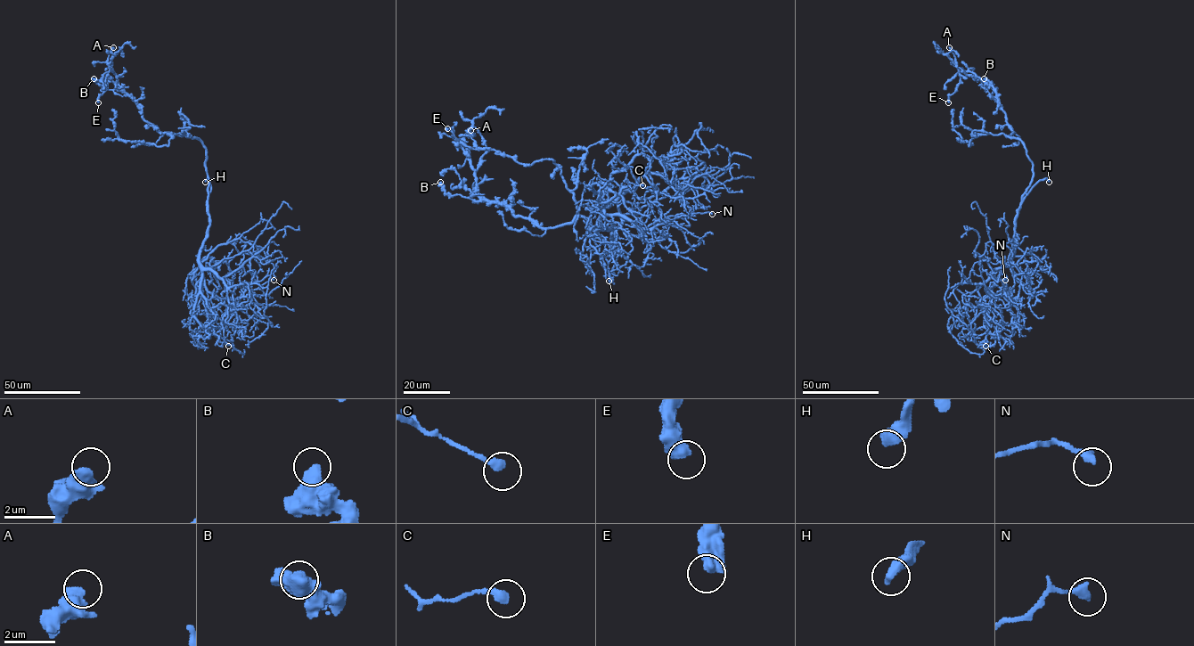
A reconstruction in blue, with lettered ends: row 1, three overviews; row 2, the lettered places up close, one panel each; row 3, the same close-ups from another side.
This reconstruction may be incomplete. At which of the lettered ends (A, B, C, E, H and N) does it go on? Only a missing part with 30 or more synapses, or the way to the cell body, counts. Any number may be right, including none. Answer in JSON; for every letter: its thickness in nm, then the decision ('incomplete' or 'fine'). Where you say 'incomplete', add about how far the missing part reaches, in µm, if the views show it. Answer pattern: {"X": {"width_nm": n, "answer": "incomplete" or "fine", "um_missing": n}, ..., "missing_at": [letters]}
{"A": {"width_nm": 500, "answer": "fine"}, "B": {"width_nm": 550, "answer": "fine"}, "C": {"width_nm": 360, "answer": "fine"}, "E": {"width_nm": 500, "answer": "fine"}, "H": {"width_nm": 440, "answer": "incomplete", "um_missing": 60}, "N": {"width_nm": 320, "answer": "fine"}, "missing_at": ["H"]}

